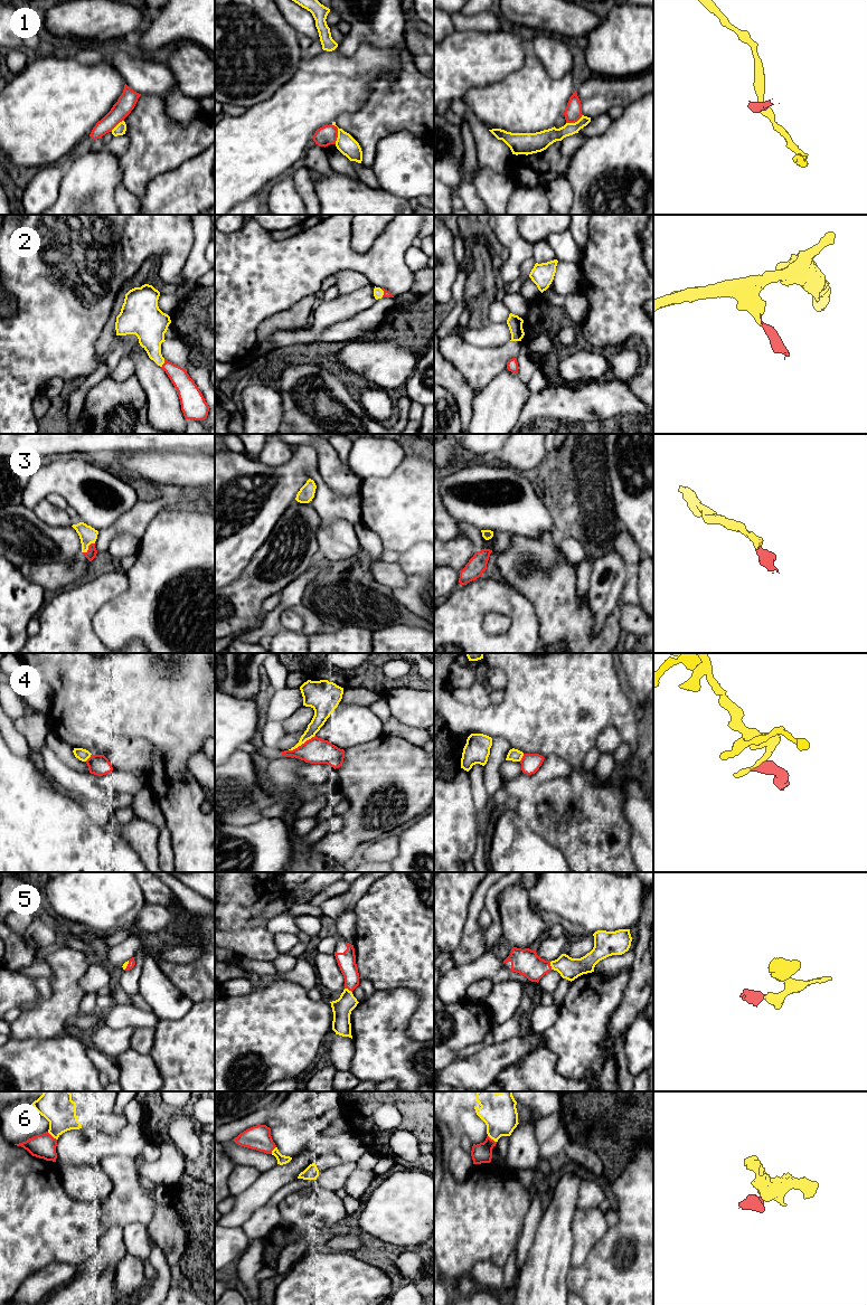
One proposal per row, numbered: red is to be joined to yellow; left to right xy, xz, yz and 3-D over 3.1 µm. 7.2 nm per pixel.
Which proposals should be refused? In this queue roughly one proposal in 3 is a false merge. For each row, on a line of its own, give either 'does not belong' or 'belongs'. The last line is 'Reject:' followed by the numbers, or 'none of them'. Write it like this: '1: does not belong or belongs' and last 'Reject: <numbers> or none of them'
1: does not belong
2: belongs
3: belongs
4: does not belong
5: belongs
6: belongs
Reject: 1, 4

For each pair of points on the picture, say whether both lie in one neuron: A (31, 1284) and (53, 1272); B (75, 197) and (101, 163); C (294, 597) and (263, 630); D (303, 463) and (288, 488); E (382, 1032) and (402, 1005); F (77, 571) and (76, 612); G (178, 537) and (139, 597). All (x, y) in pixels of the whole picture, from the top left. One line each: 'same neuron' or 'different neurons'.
A: same neuron
B: same neuron
C: same neuron
D: same neuron
E: same neuron
F: different neurons
G: same neuron

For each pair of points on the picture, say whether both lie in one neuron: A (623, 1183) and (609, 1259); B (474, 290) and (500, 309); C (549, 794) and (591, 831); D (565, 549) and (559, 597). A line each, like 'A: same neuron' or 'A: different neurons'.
A: same neuron
B: different neurons
C: same neuron
D: different neurons

